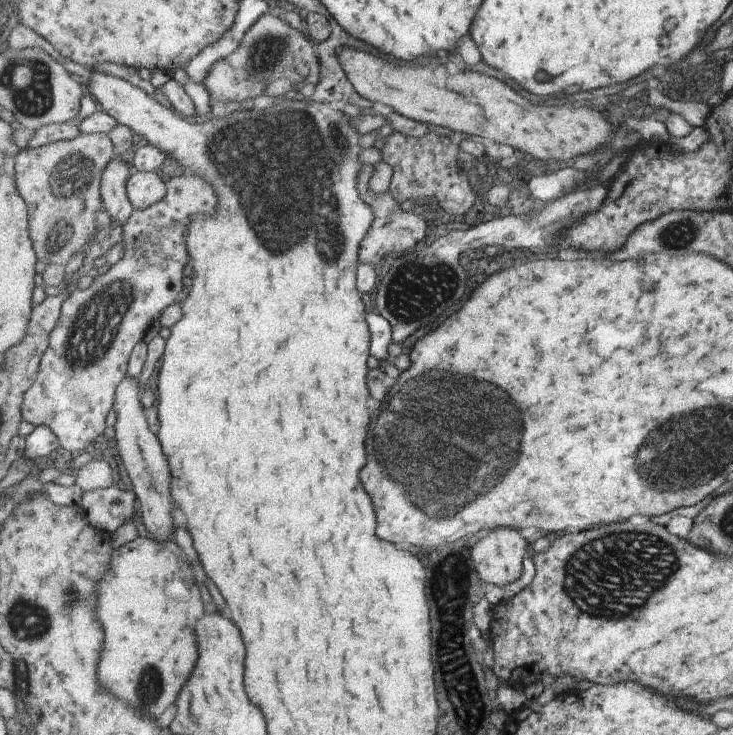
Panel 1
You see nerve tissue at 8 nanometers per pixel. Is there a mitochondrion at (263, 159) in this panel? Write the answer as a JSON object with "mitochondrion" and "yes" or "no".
{"mitochondrion":"yes"}

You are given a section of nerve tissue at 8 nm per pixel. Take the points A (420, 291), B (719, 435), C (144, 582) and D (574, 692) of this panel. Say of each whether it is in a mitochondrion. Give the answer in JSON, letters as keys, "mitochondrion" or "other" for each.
{"A":"mitochondrion","B":"mitochondrion","C":"other","D":"other"}

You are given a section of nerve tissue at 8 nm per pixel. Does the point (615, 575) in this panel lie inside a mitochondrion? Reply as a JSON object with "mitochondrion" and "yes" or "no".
{"mitochondrion":"yes"}

